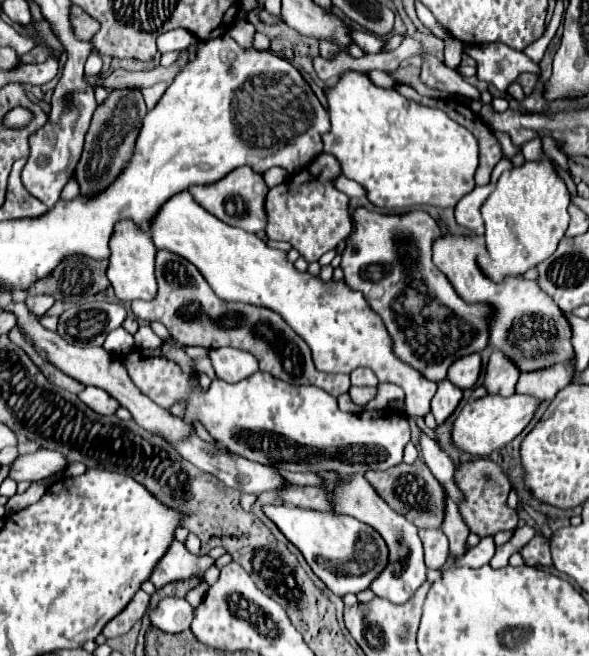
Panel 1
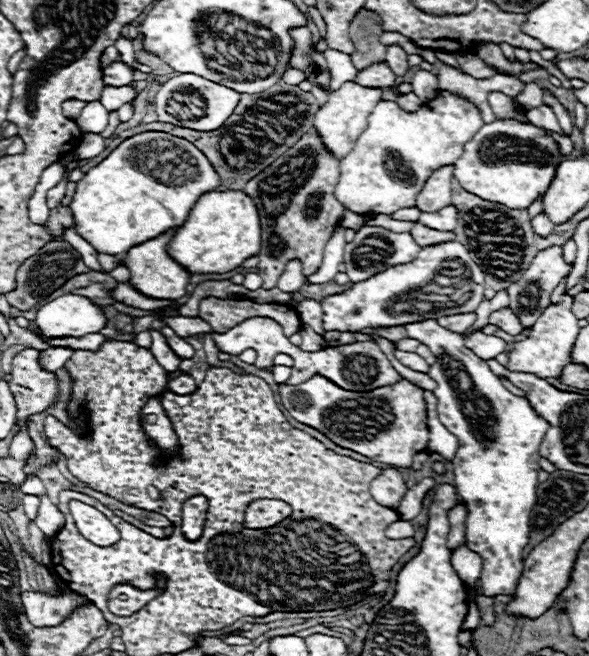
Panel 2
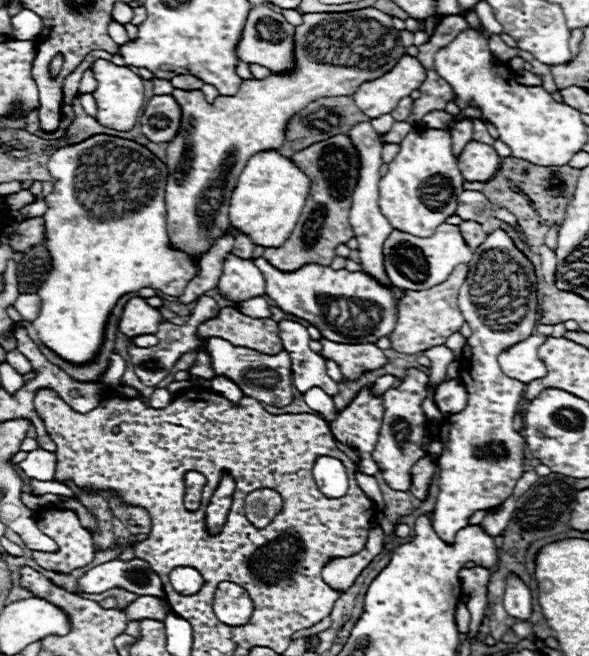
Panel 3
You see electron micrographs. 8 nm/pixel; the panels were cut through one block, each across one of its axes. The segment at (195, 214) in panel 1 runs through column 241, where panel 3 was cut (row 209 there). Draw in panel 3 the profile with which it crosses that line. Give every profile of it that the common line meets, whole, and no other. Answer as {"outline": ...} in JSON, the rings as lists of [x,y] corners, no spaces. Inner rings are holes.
{"outline":[[[264,150],[250,158],[246,168],[240,172],[236,188],[230,196],[230,226],[246,234],[256,246],[278,248],[282,246],[302,214],[310,182],[302,170],[296,168],[288,158],[280,156],[278,150]]]}

